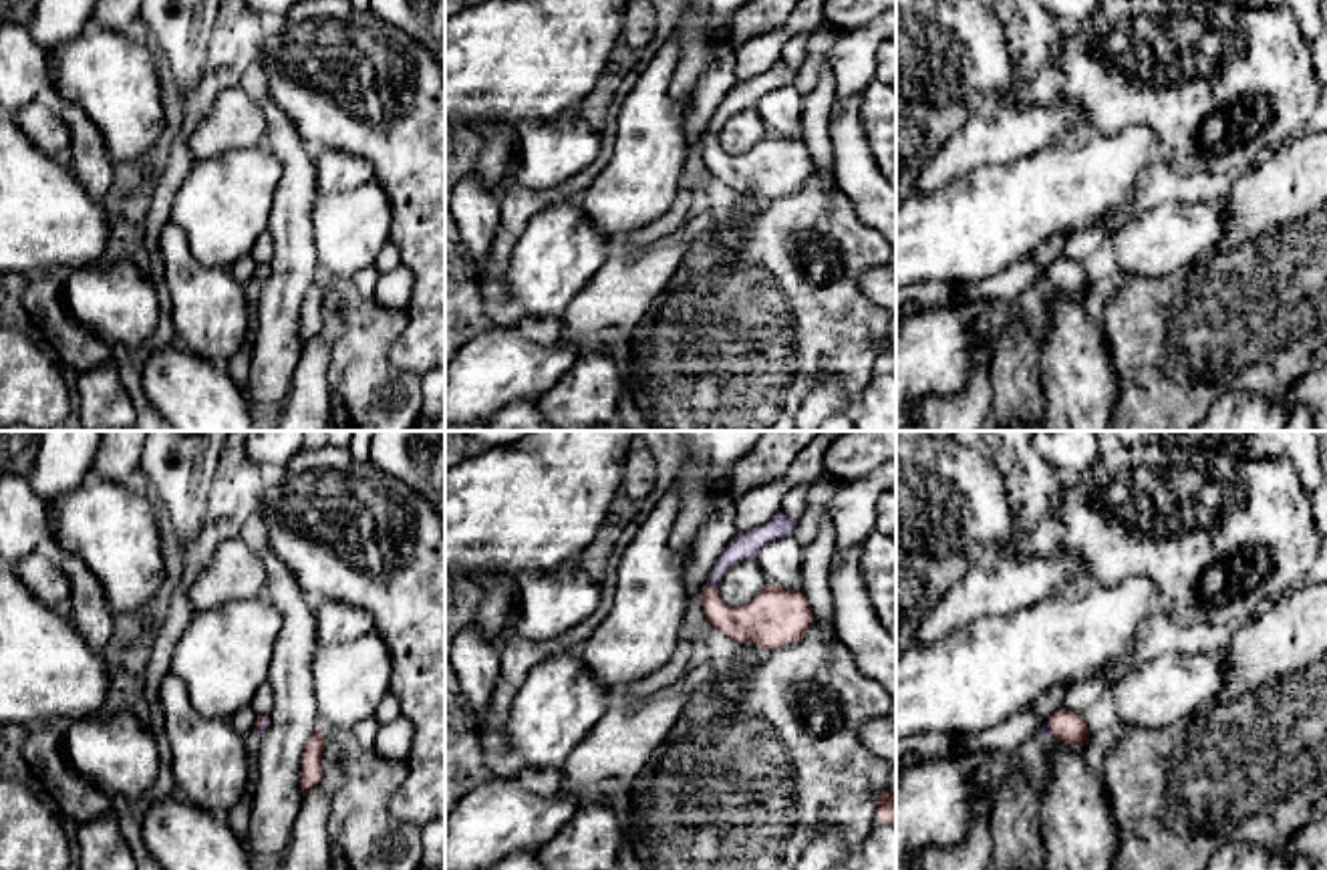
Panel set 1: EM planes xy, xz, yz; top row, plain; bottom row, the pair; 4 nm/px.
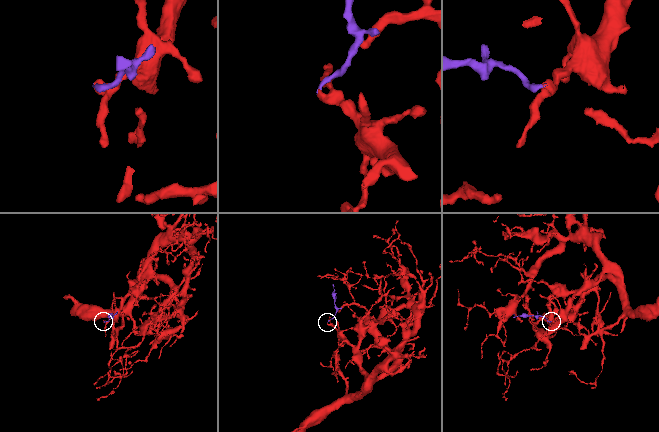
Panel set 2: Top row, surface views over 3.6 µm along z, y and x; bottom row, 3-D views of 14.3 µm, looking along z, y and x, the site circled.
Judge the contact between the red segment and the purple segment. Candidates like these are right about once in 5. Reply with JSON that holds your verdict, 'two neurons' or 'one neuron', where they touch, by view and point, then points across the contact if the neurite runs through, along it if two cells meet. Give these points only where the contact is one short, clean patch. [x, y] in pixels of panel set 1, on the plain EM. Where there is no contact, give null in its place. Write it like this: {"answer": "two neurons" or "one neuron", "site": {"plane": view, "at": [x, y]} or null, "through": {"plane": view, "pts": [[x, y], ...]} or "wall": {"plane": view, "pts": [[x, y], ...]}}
{"answer": "one neuron", "site": {"plane": "xz", "at": [711, 135]}, "through": {"plane": "xz", "pts": [[764, 170], [733, 170], [711, 135], [719, 117], [744, 95]]}}

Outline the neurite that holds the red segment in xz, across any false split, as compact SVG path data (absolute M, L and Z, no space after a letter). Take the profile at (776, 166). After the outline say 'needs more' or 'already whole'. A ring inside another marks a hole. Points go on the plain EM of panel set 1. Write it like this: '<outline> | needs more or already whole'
M779 60L767 72L747 83L737 83L709 123L701 141L705 167L737 193L753 191L763 199L773 199L801 189L812 175L814 165L803 141L767 133L753 149L741 155L725 153L719 143L721 127L729 117L755 107L773 89L791 87L795 75L797 68Z | needs more

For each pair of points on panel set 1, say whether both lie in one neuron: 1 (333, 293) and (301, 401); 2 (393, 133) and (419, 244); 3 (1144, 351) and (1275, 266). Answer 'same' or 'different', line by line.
1: same
2: same
3: same

